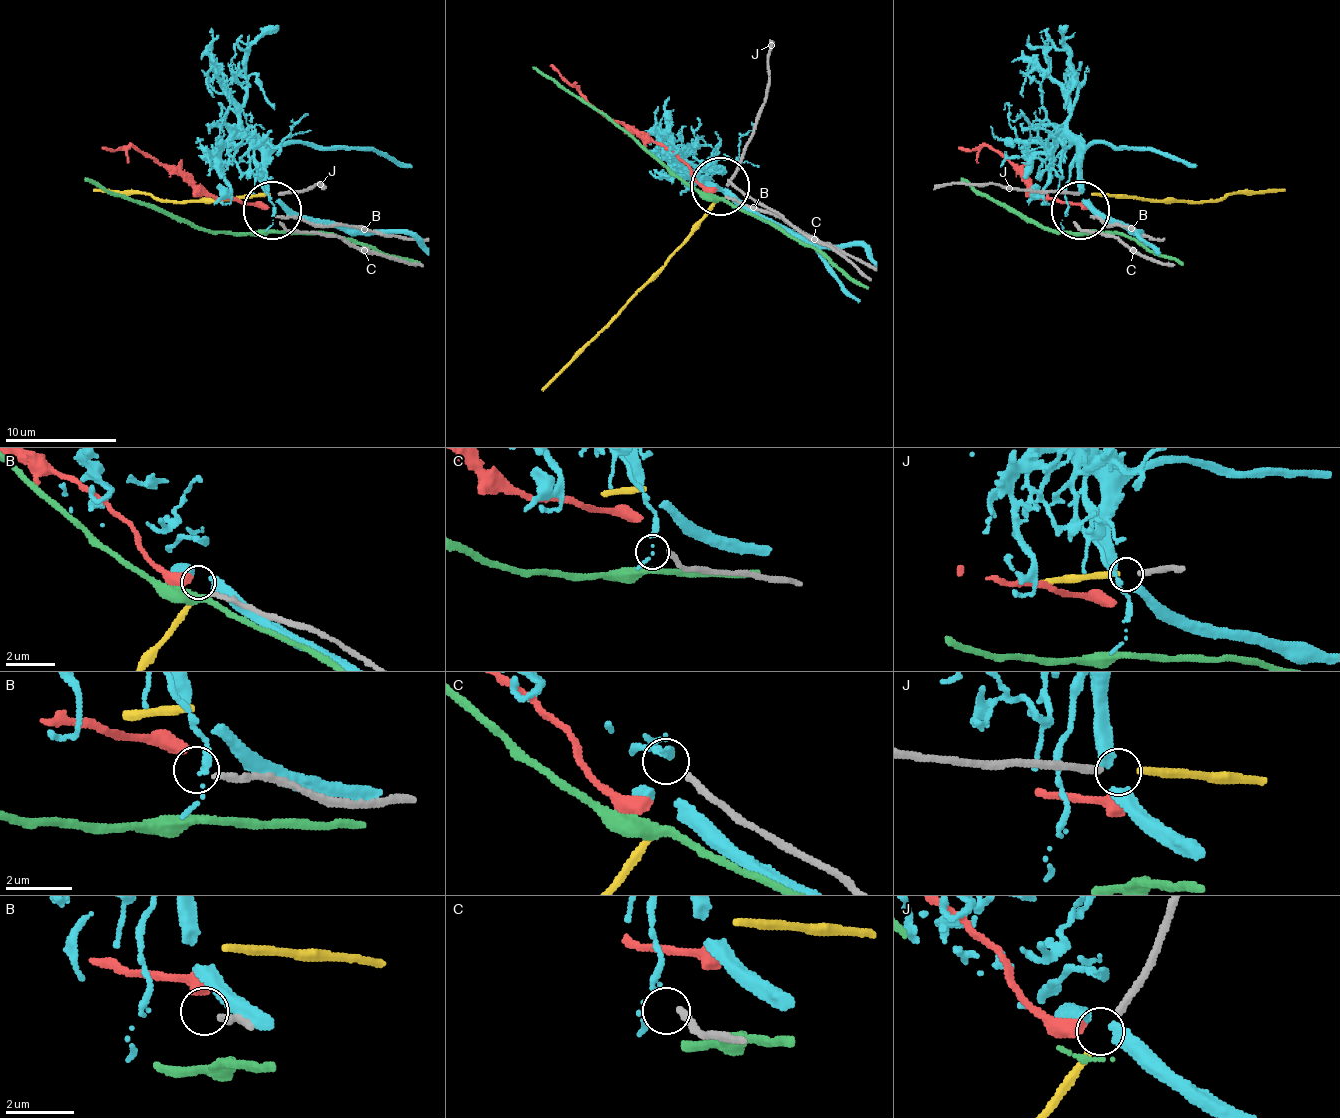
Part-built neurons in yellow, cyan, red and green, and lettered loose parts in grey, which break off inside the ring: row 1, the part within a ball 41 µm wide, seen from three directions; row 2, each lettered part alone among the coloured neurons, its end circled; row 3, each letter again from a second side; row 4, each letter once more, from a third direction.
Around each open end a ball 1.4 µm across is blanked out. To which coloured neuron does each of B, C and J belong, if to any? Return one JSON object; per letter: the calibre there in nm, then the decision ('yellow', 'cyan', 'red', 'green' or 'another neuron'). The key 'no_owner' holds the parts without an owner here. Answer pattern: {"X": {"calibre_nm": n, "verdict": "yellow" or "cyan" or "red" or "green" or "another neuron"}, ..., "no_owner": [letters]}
{"B": {"calibre_nm": 160, "verdict": "red"}, "C": {"calibre_nm": 200, "verdict": "another neuron"}, "J": {"calibre_nm": 220, "verdict": "yellow"}, "no_owner": ["C"]}

